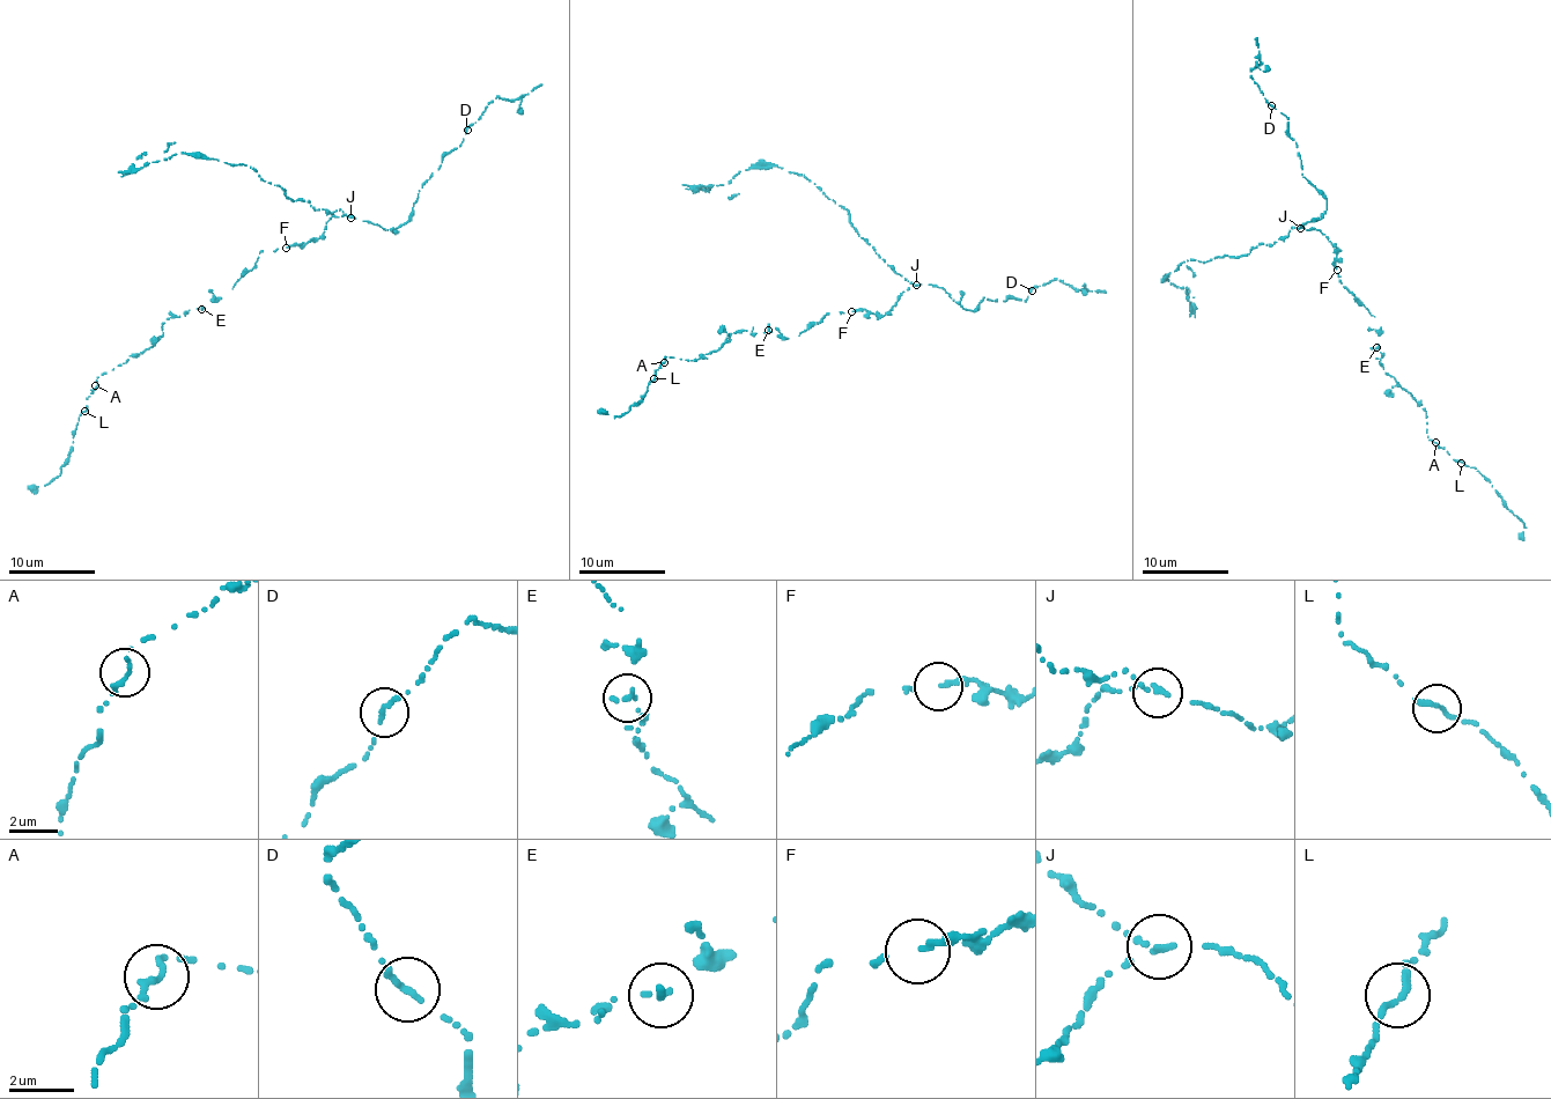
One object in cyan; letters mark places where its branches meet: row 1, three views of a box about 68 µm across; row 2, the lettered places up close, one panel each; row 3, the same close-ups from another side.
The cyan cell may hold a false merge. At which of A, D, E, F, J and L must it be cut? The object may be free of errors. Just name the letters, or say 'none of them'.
J

